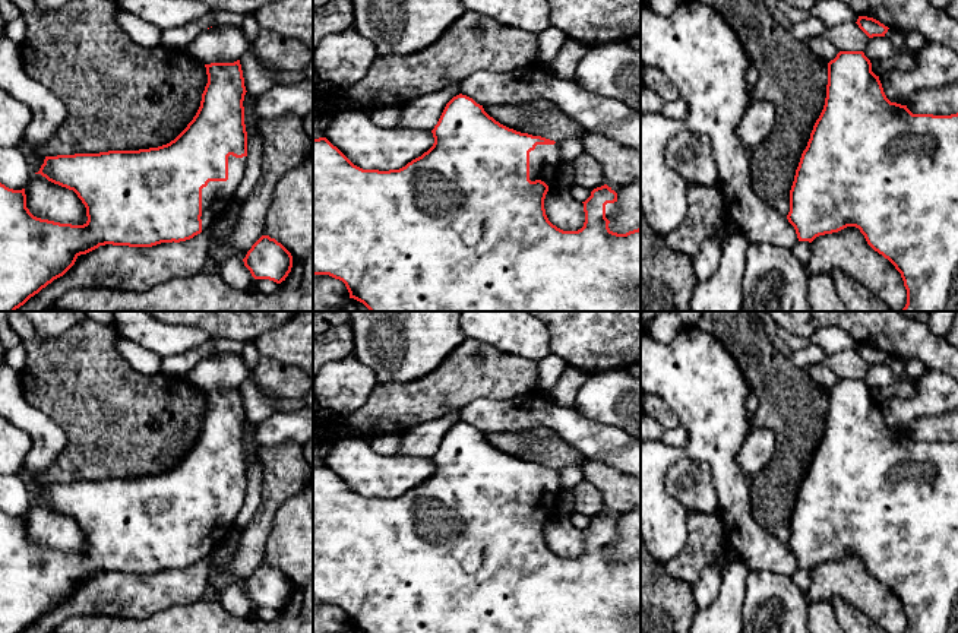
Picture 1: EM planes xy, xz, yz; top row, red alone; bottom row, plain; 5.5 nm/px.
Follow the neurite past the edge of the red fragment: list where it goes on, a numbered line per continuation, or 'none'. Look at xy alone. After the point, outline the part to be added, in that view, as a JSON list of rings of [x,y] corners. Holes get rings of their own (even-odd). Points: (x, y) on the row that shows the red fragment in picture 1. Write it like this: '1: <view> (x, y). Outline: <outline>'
1: xy (217, 196). Outline: [[[230,155],[228,180],[209,181],[208,186],[202,189],[202,231],[208,230],[233,202],[234,193],[244,175],[246,167],[247,156],[235,158]]]

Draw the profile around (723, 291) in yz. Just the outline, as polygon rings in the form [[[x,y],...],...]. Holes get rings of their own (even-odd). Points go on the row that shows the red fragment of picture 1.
[[[731,234],[721,247],[723,256],[715,273],[705,282],[698,282],[692,298],[692,311],[742,311],[743,275],[750,243],[742,234]]]

